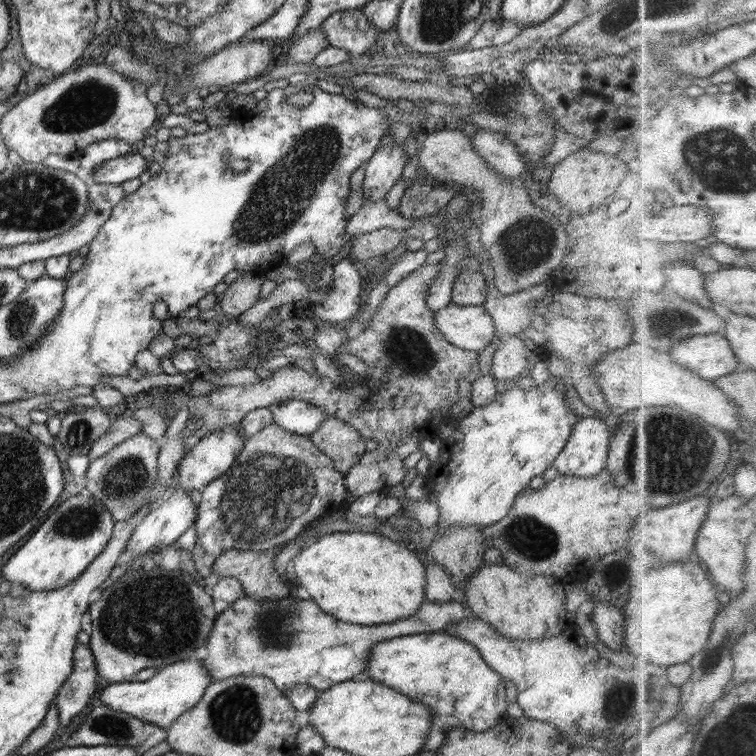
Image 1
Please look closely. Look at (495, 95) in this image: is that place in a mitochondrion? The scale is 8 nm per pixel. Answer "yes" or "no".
no

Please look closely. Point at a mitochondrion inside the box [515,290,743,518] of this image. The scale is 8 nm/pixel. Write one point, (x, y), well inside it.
(667, 457)

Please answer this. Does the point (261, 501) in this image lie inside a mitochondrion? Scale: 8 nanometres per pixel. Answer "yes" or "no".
yes

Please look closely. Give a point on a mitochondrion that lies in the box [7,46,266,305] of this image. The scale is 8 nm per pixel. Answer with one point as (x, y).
(91, 101)

